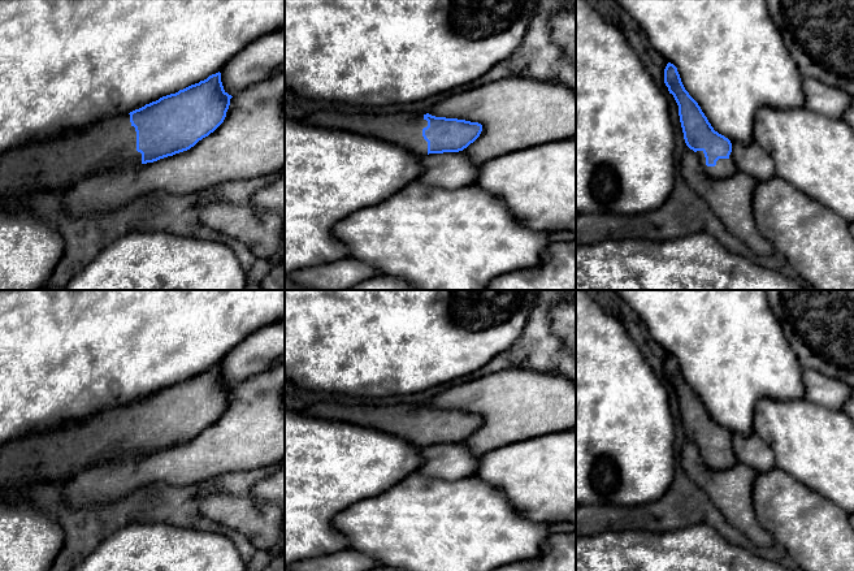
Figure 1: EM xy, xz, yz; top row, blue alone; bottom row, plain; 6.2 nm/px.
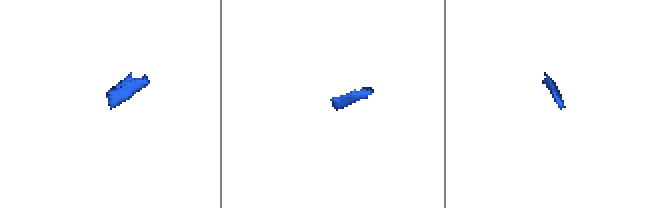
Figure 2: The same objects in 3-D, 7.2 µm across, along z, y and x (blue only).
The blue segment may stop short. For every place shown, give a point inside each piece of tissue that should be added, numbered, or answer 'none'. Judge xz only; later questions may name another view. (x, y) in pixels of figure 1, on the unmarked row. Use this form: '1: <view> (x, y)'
1: xz (404, 420)

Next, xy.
1: xy (105, 437)

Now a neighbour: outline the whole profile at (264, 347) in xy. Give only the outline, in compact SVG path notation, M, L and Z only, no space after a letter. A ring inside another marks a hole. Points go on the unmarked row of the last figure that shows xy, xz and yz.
M285 319L260 328L221 360L225 384L234 388L285 359Z

